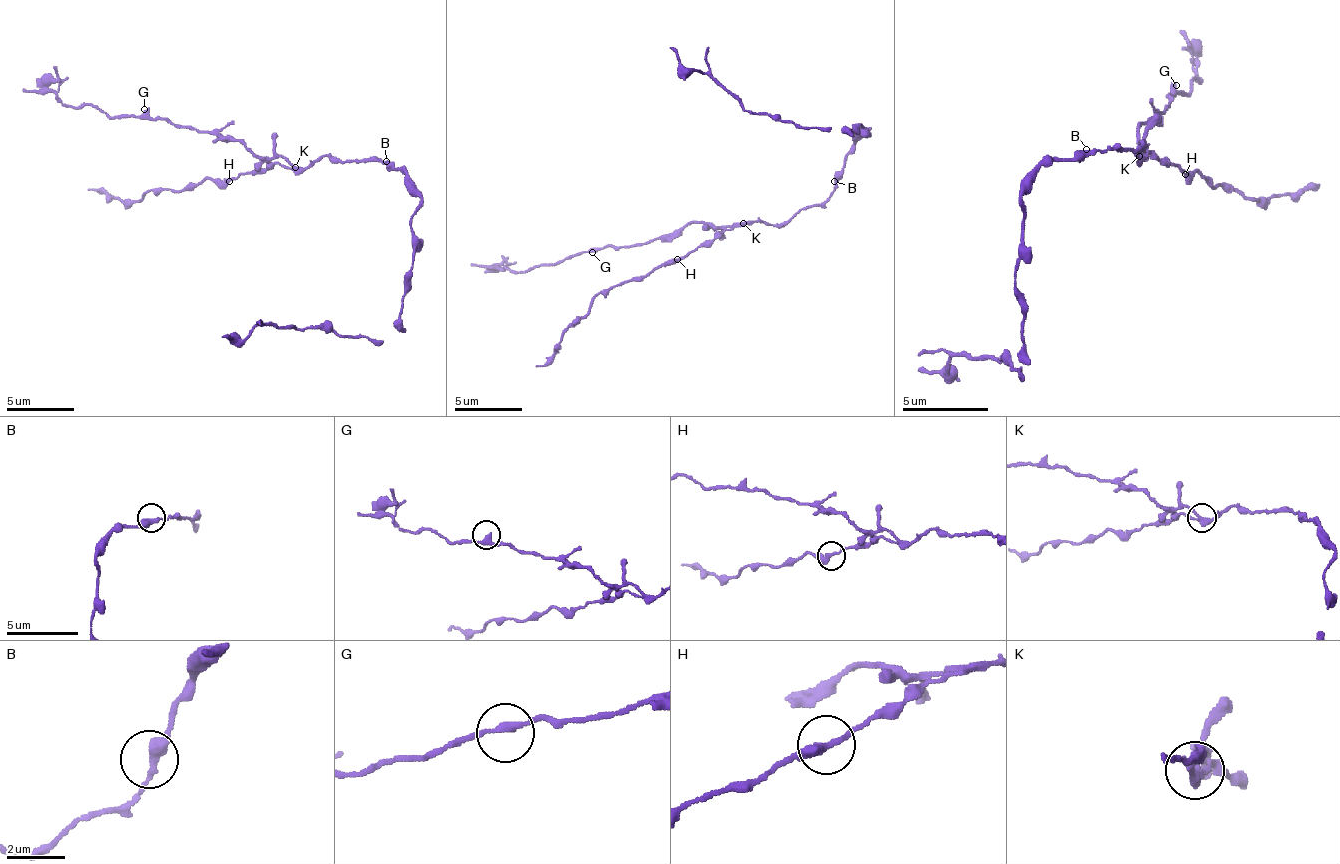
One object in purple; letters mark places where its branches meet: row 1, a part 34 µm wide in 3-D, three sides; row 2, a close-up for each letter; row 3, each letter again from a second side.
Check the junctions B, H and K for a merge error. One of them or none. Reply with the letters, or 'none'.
K

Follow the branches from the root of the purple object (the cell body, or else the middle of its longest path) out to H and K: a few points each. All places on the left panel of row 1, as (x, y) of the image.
H: (389, 164), (318, 157), (304, 167), (284, 167), (280, 164), (253, 167), (246, 174), (240, 174), (229, 181)
K: (389, 164), (318, 157), (304, 167), (294, 167)

